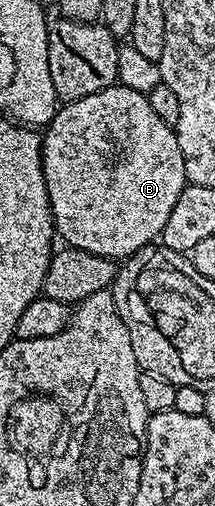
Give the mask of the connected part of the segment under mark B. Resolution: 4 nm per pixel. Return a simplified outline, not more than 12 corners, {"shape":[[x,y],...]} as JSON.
{"shape":[[119,82],[40,149],[55,235],[120,262],[186,183],[175,127]]}

